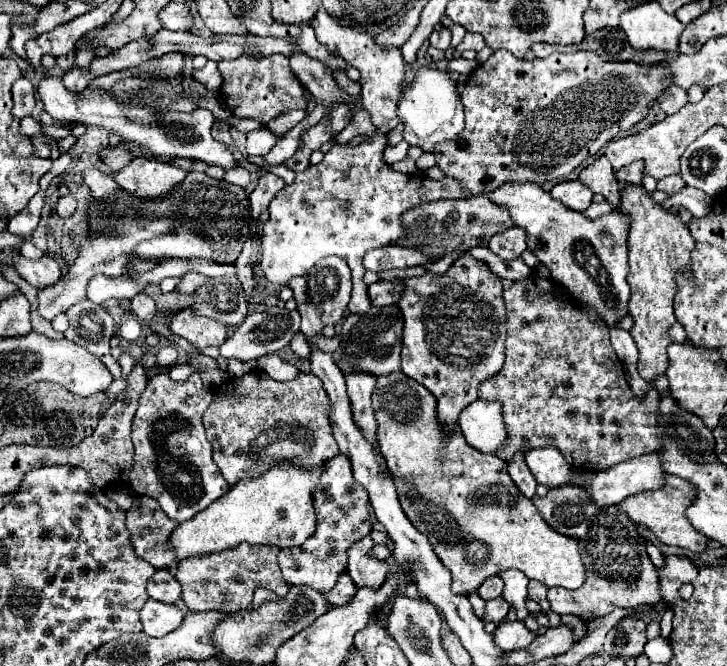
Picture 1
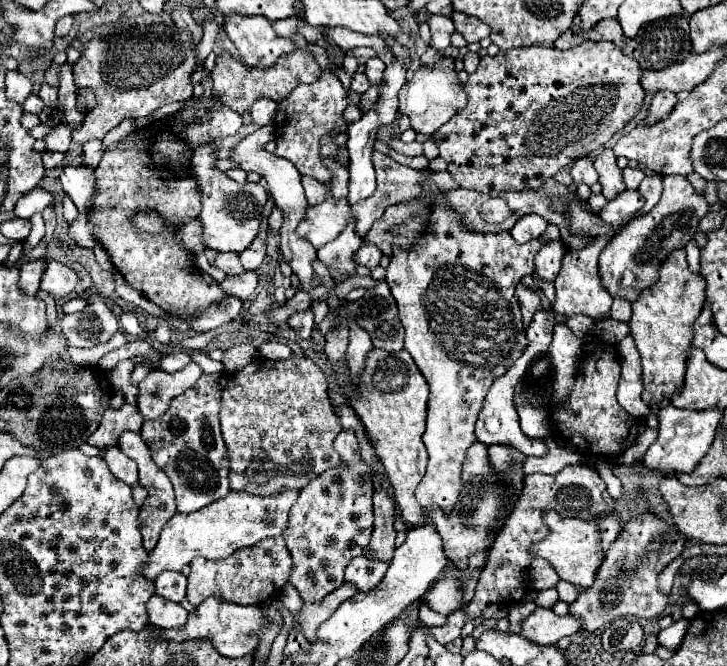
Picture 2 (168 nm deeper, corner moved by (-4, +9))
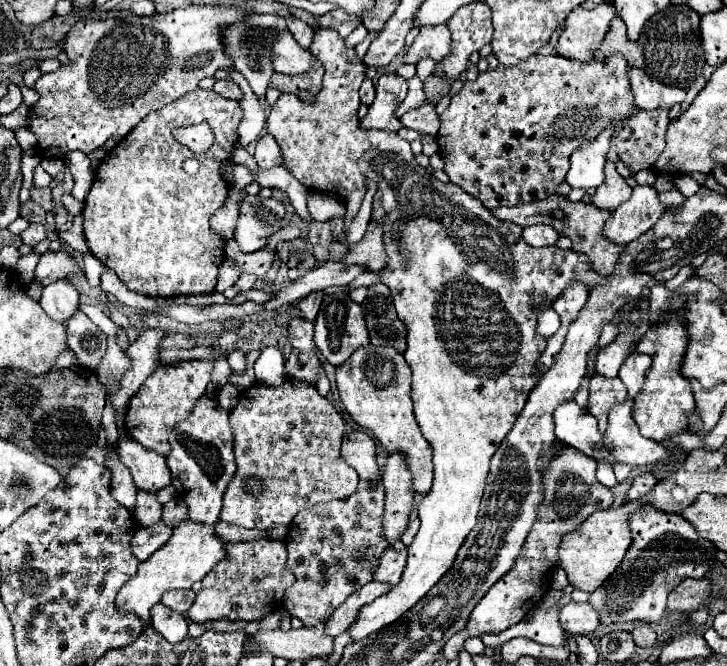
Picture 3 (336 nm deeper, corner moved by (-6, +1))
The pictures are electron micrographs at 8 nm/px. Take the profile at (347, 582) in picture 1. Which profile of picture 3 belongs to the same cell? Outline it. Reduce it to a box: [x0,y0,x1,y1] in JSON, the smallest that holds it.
[373,549,407,585]

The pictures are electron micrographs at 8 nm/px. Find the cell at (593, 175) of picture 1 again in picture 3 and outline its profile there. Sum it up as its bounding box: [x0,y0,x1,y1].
[591,163,631,211]

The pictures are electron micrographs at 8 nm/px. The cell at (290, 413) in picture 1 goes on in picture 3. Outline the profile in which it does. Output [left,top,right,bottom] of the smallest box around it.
[219,379,359,531]

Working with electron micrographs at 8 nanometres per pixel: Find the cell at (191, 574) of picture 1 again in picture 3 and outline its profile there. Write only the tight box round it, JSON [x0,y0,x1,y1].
[189,539,295,623]

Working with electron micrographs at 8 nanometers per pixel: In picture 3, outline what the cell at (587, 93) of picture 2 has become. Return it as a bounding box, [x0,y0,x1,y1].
[437,53,635,209]

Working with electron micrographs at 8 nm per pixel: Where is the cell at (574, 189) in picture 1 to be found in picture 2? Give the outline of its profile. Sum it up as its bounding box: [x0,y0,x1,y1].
[571,157,599,187]

